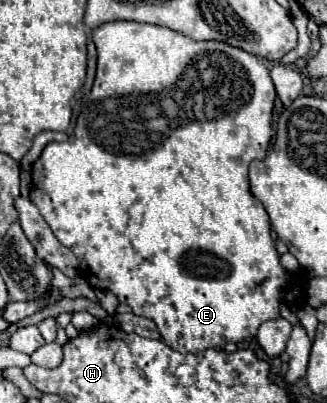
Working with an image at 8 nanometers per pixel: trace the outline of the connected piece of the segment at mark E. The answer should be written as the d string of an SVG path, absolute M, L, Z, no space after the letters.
M136 21L104 23L94 29L92 41L97 50L97 68L96 81L90 91L90 111L80 113L72 139L64 143L48 143L44 147L42 155L32 167L30 199L40 209L56 239L72 249L72 253L76 255L80 263L80 277L86 279L94 289L112 291L120 303L132 307L134 315L152 319L158 325L158 331L168 347L180 353L200 353L210 347L224 347L228 341L240 343L252 339L256 335L256 329L264 321L280 317L278 307L282 299L286 303L298 303L300 299L304 299L304 289L294 277L284 273L280 265L280 255L276 253L270 235L268 213L264 205L252 195L248 179L248 167L252 159L264 159L272 139L270 121L276 91L266 65L256 55L228 43L194 41L180 31Z

